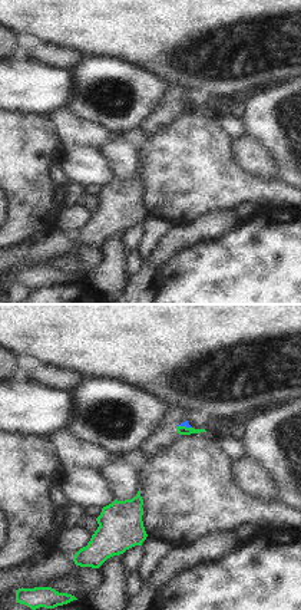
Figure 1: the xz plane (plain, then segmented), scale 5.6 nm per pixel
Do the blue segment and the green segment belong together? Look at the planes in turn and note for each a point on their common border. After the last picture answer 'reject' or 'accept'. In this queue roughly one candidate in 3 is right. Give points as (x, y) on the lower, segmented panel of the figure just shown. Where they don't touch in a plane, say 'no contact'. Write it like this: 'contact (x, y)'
contact (185, 425)

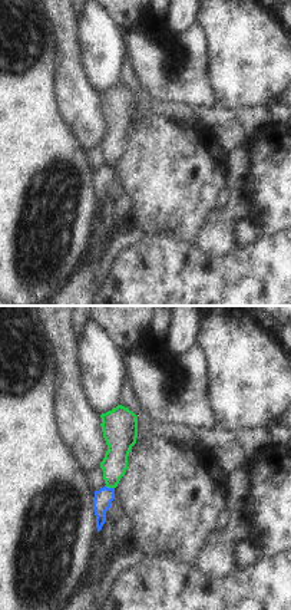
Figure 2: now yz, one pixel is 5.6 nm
contact (109, 488)

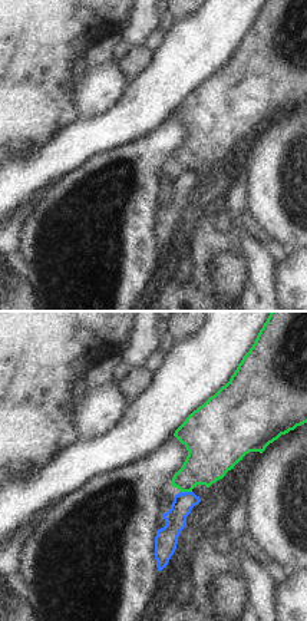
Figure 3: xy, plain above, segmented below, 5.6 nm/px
contact (187, 492)

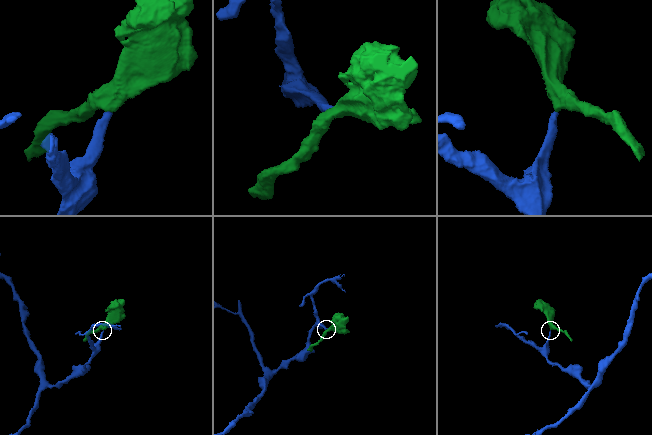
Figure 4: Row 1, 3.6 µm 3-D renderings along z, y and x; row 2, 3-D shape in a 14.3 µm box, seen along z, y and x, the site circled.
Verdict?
reject

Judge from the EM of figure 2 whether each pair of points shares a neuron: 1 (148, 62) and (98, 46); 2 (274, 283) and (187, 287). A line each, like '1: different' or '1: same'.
1: different
2: same

